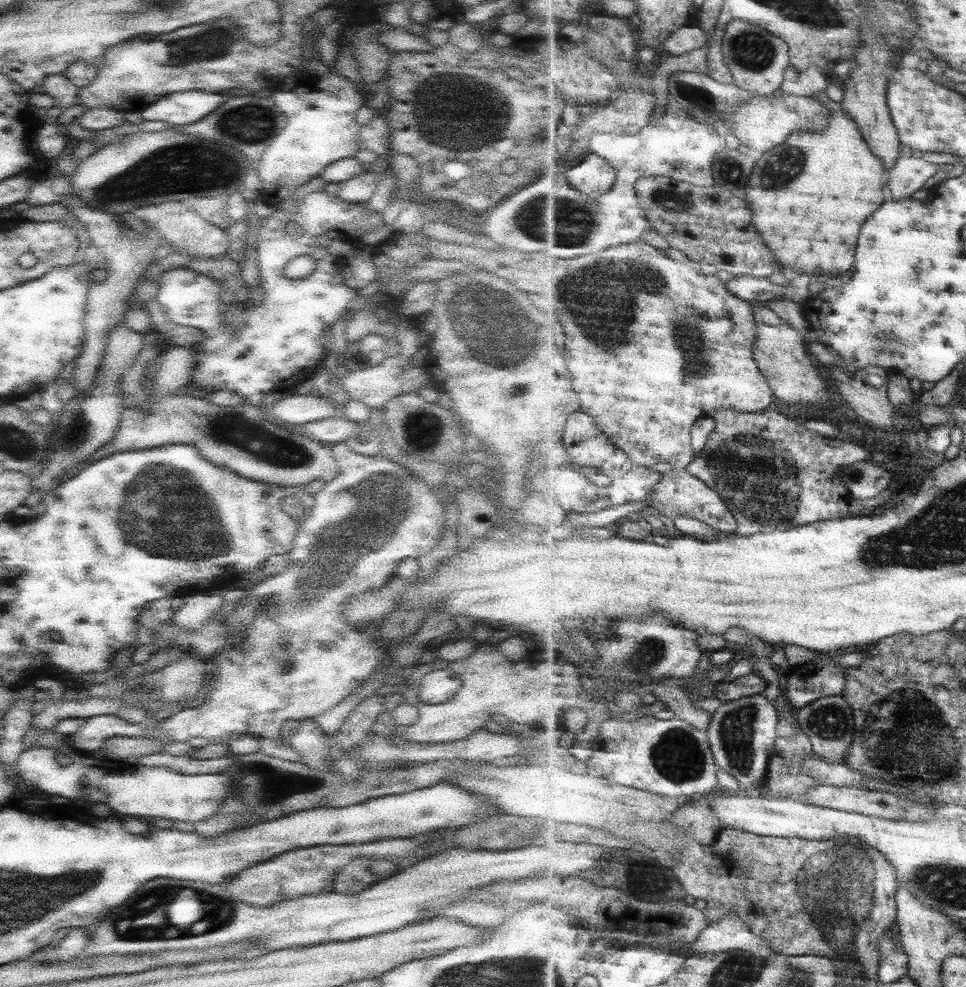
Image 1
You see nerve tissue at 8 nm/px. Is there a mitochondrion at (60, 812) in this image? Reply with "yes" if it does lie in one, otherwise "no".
no

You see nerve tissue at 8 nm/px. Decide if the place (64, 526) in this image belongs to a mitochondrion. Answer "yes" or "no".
no

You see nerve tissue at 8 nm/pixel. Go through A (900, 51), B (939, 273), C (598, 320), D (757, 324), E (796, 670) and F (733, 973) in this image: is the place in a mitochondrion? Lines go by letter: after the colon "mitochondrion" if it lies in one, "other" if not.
A: other
B: other
C: mitochondrion
D: other
E: other
F: mitochondrion

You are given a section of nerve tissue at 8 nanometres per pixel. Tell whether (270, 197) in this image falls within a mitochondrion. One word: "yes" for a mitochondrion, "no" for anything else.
no

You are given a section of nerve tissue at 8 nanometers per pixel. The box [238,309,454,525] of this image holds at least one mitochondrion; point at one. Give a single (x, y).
(421, 430)

